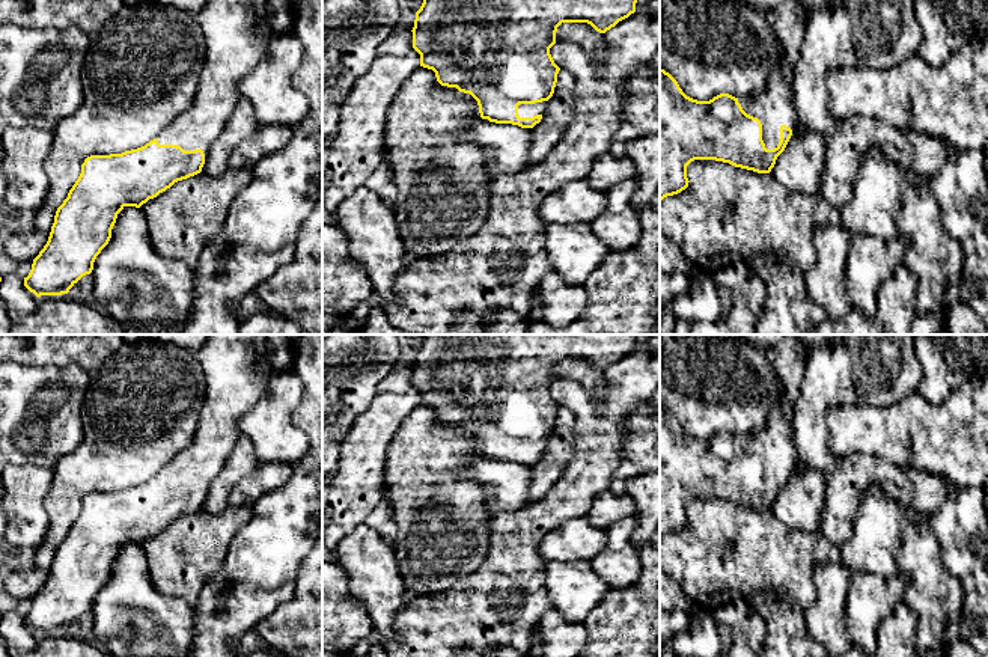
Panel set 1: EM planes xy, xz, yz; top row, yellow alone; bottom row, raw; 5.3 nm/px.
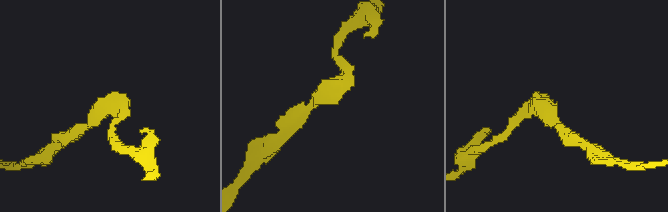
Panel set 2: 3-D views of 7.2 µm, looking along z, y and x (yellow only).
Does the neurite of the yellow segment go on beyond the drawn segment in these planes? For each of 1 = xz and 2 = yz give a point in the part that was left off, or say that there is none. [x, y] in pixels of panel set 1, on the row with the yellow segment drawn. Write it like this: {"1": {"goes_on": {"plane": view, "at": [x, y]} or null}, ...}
{"1": {"goes_on": {"plane": "xz", "at": [524, 110]}}, "2": {"goes_on": {"plane": "yz", "at": [773, 106]}}}

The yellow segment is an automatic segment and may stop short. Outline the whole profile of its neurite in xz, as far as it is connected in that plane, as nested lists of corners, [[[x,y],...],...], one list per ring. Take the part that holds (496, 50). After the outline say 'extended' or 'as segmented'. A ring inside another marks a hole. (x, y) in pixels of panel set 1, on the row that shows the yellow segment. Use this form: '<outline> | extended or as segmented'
[[[423,0],[416,12],[413,48],[420,54],[420,66],[432,69],[441,86],[470,93],[482,119],[533,128],[545,116],[554,93],[560,68],[550,48],[562,23],[587,23],[605,33],[636,12],[637,0]]] | extended

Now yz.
[[[782,0],[764,11],[780,45],[780,63],[761,92],[741,99],[720,93],[709,101],[687,96],[678,81],[660,68],[660,202],[688,187],[687,166],[694,160],[715,160],[735,167],[770,173],[795,130],[792,80],[804,38],[803,14],[795,0]]] | extended

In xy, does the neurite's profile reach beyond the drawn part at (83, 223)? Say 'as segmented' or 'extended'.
extended

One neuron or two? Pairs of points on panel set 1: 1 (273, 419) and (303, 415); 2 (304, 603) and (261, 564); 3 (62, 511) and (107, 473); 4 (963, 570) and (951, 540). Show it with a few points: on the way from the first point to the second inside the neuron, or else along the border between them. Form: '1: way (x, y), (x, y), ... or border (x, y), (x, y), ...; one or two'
1: border (300, 381), (303, 397), (292, 421), (306, 436); two
2: border (303, 559), (294, 595), (265, 615); two
3: way (70, 499), (95, 473); one
4: way (963, 562), (955, 547); one

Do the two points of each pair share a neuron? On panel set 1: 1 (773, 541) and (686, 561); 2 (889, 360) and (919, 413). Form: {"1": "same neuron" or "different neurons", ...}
{"1": "same neuron", "2": "different neurons"}

